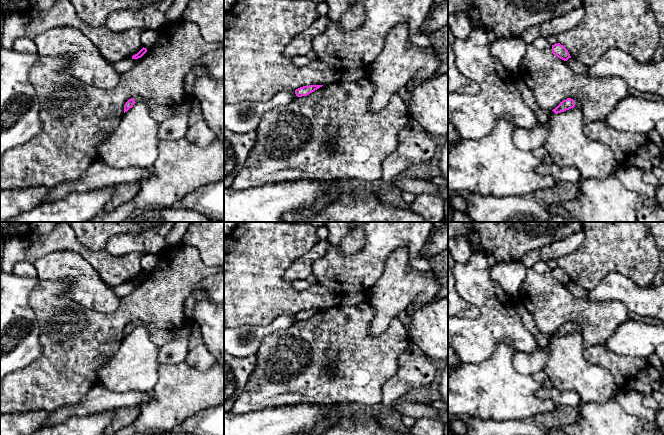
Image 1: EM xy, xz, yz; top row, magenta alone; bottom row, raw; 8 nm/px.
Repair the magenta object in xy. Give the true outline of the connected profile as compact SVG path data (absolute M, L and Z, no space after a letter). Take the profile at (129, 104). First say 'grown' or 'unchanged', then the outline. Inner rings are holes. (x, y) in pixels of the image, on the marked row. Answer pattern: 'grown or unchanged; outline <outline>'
grown; outline M140 96L129 99L124 105L124 113L127 112L136 102L146 102L150 108L150 115L154 120L159 124L164 122L166 119L171 117L174 114L173 107L166 105L157 104L152 100L144 99Z

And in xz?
unchanged; outline M309 85L303 86L295 90L295 94L297 97L307 96L315 90L319 89L323 85Z

